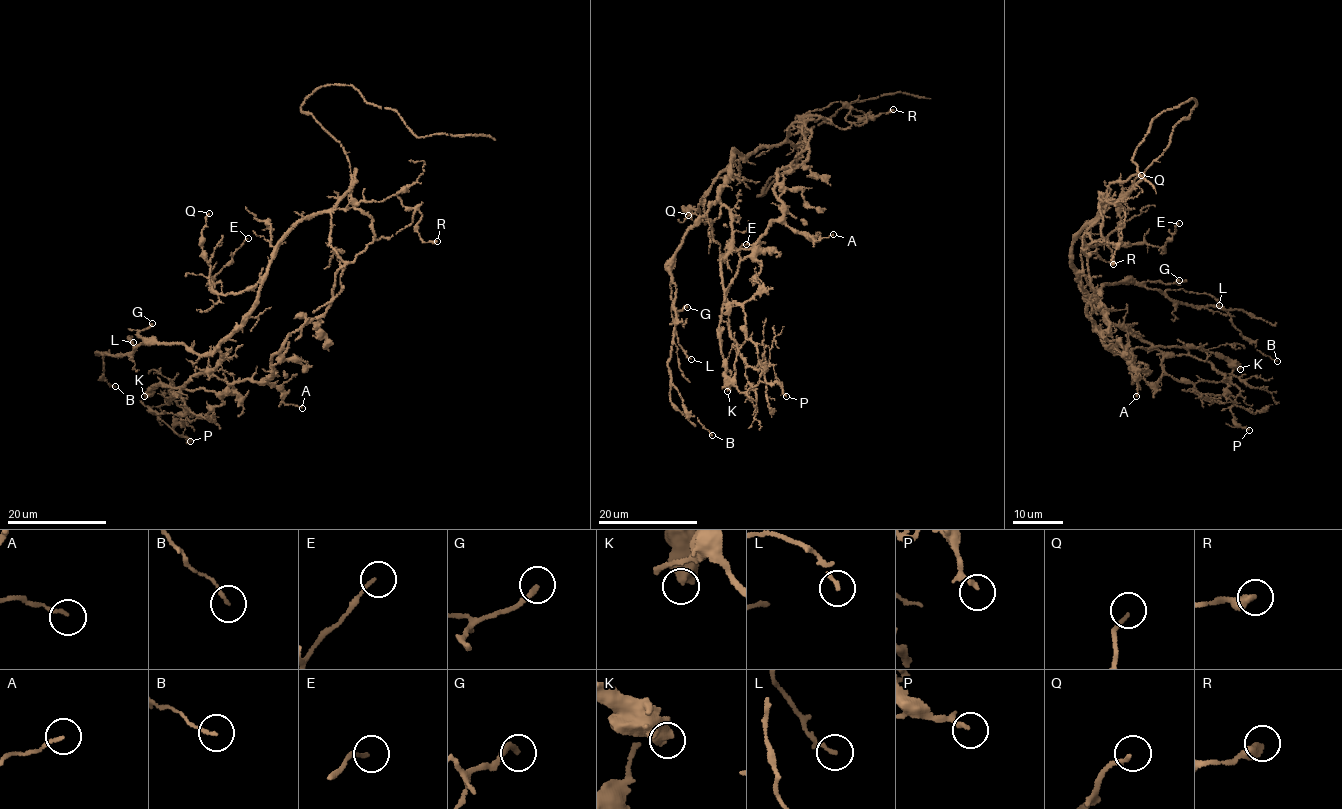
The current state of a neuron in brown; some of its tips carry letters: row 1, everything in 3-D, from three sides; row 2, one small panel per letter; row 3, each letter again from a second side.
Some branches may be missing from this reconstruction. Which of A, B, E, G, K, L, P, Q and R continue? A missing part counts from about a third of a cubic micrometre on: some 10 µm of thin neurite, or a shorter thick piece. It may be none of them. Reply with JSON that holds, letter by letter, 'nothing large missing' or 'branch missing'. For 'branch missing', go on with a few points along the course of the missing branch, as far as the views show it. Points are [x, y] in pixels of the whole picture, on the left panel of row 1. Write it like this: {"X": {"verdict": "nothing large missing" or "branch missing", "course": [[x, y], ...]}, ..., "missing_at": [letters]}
{"A": {"verdict": "nothing large missing"}, "B": {"verdict": "nothing large missing"}, "E": {"verdict": "nothing large missing"}, "G": {"verdict": "nothing large missing"}, "K": {"verdict": "nothing large missing"}, "L": {"verdict": "nothing large missing"}, "P": {"verdict": "nothing large missing"}, "Q": {"verdict": "nothing large missing"}, "R": {"verdict": "nothing large missing"}, "missing_at": []}

